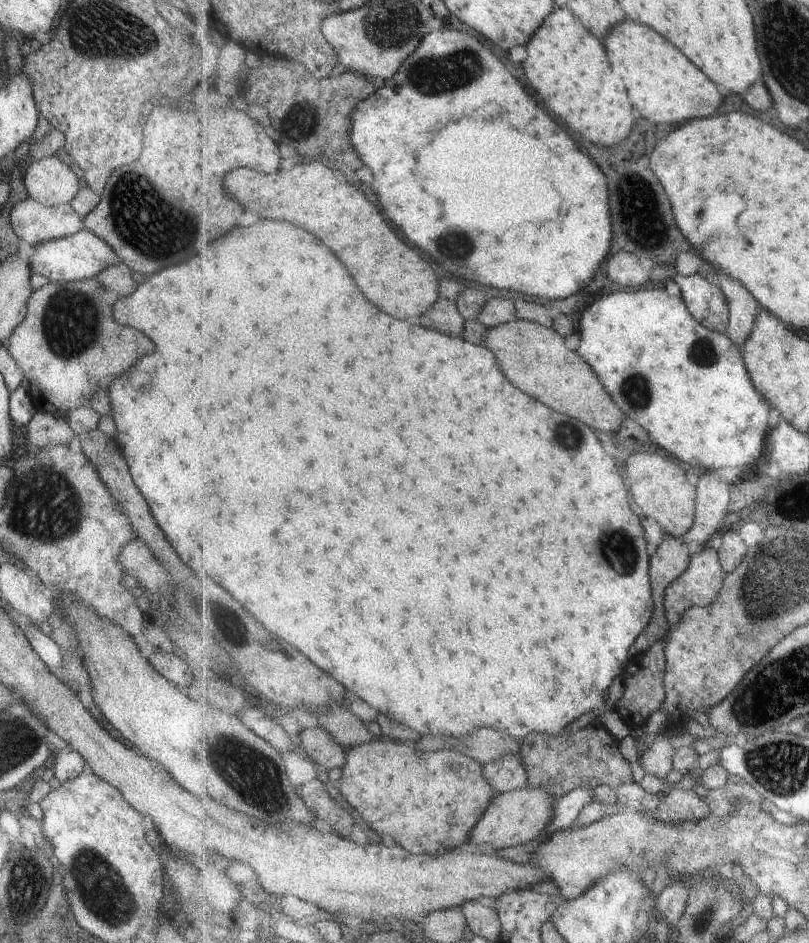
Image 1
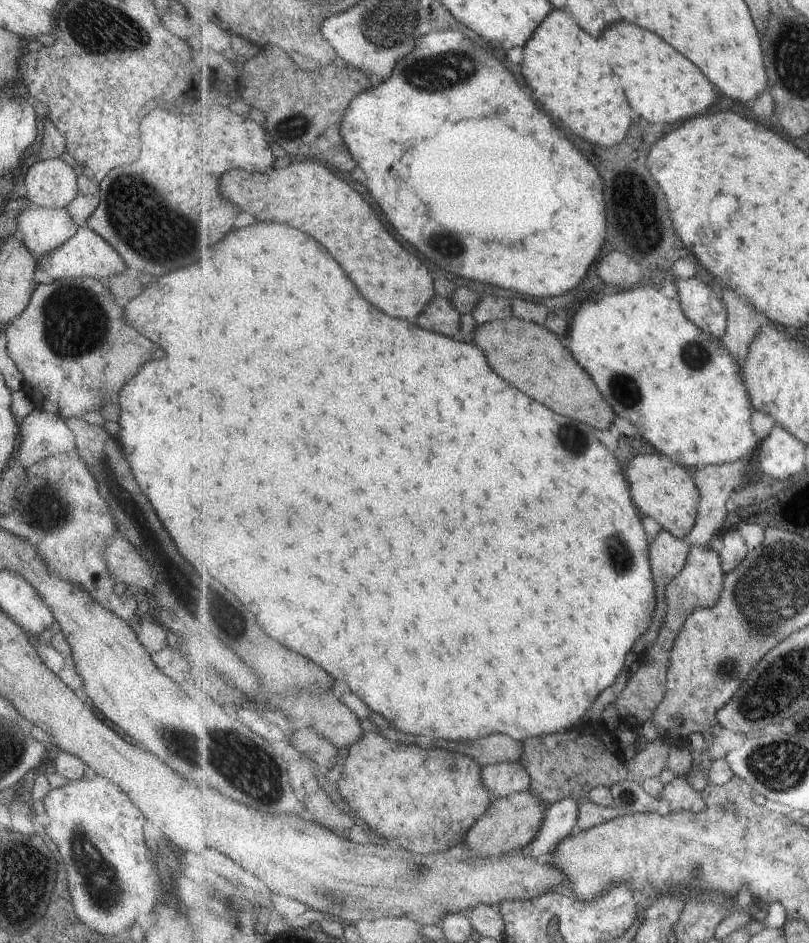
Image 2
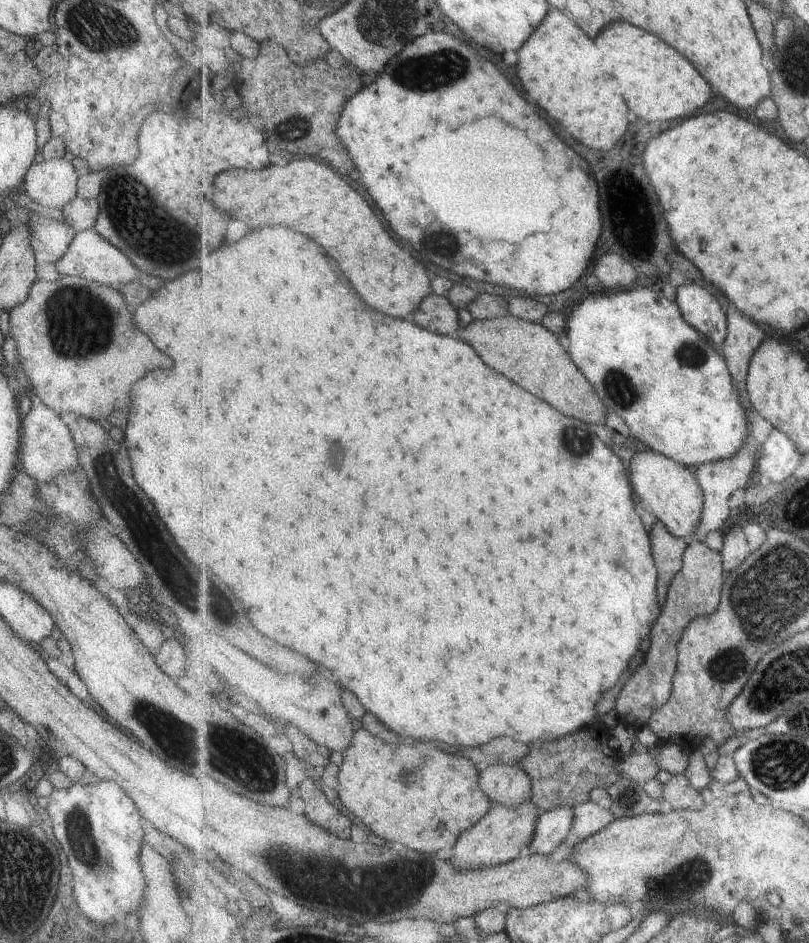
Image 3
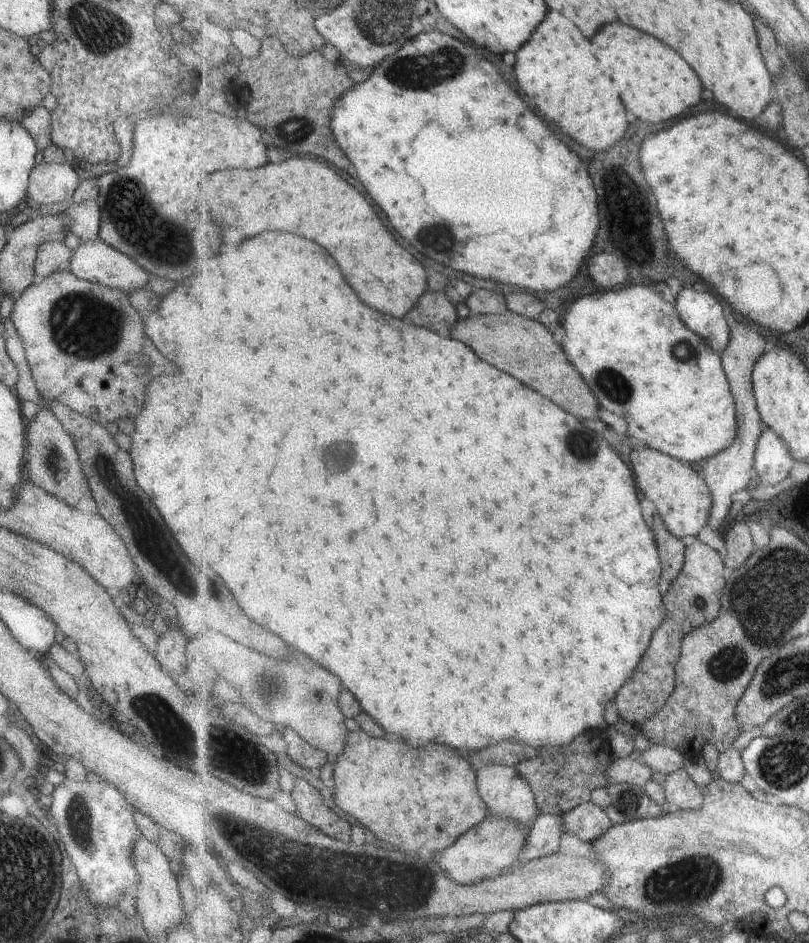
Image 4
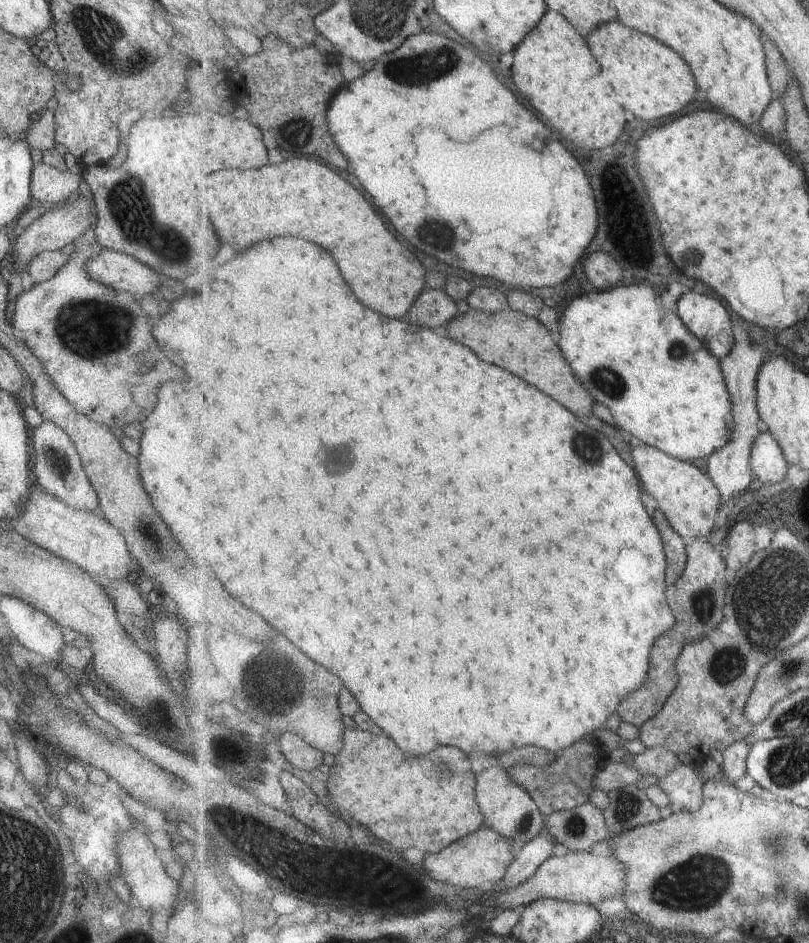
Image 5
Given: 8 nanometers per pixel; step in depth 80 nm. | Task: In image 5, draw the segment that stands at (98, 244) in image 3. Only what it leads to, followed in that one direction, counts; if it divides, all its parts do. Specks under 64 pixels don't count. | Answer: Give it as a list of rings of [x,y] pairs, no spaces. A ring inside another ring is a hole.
[[[101,247],[98,254],[85,263],[85,268],[89,278],[115,290],[129,293],[136,300],[145,295],[159,294],[158,288],[162,278],[154,270],[143,263],[137,262],[129,255]]]

